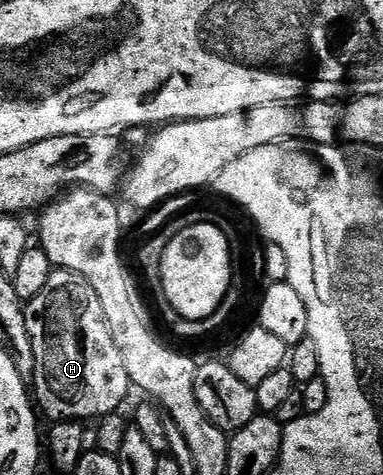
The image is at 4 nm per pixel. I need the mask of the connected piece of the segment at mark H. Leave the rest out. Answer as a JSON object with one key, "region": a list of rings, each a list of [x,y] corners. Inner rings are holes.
{"region":[[[52,271],[49,282],[45,282],[45,290],[41,290],[37,298],[26,301],[23,313],[35,359],[33,400],[41,412],[43,407],[44,414],[52,416],[50,419],[55,422],[91,422],[91,419],[94,421],[124,407],[123,399],[126,398],[127,391],[132,391],[133,385],[125,370],[121,350],[117,350],[117,342],[113,342],[109,334],[109,322],[105,322],[101,298],[97,298],[97,290],[93,290],[93,286],[85,277],[78,276],[75,272]]]}

